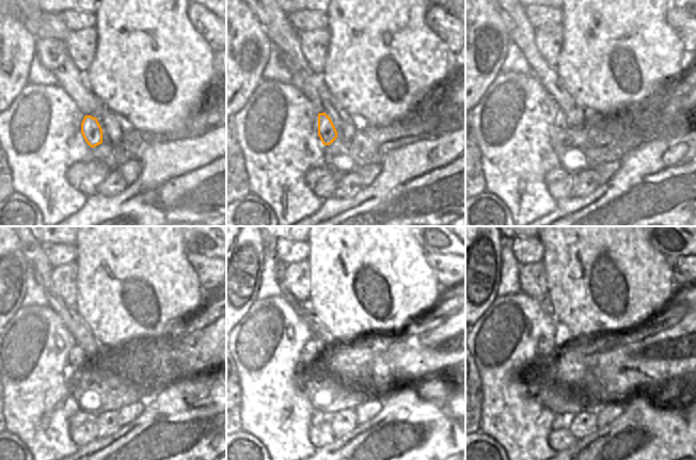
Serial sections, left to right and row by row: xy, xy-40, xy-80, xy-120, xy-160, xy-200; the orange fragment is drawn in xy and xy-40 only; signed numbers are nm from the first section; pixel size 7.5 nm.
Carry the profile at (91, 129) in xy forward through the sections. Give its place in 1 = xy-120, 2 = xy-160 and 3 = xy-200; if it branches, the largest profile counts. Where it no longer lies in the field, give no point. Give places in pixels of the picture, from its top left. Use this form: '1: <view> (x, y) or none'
1: xy-120 (77, 358)
2: xy-160 (312, 353)
3: xy-200 (548, 349)

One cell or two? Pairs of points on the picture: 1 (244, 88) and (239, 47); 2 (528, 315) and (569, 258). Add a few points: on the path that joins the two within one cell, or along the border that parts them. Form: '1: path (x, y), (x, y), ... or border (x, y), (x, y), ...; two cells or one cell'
1: path (239, 78), (239, 57); one cell
2: border (547, 306), (559, 323); two cells

